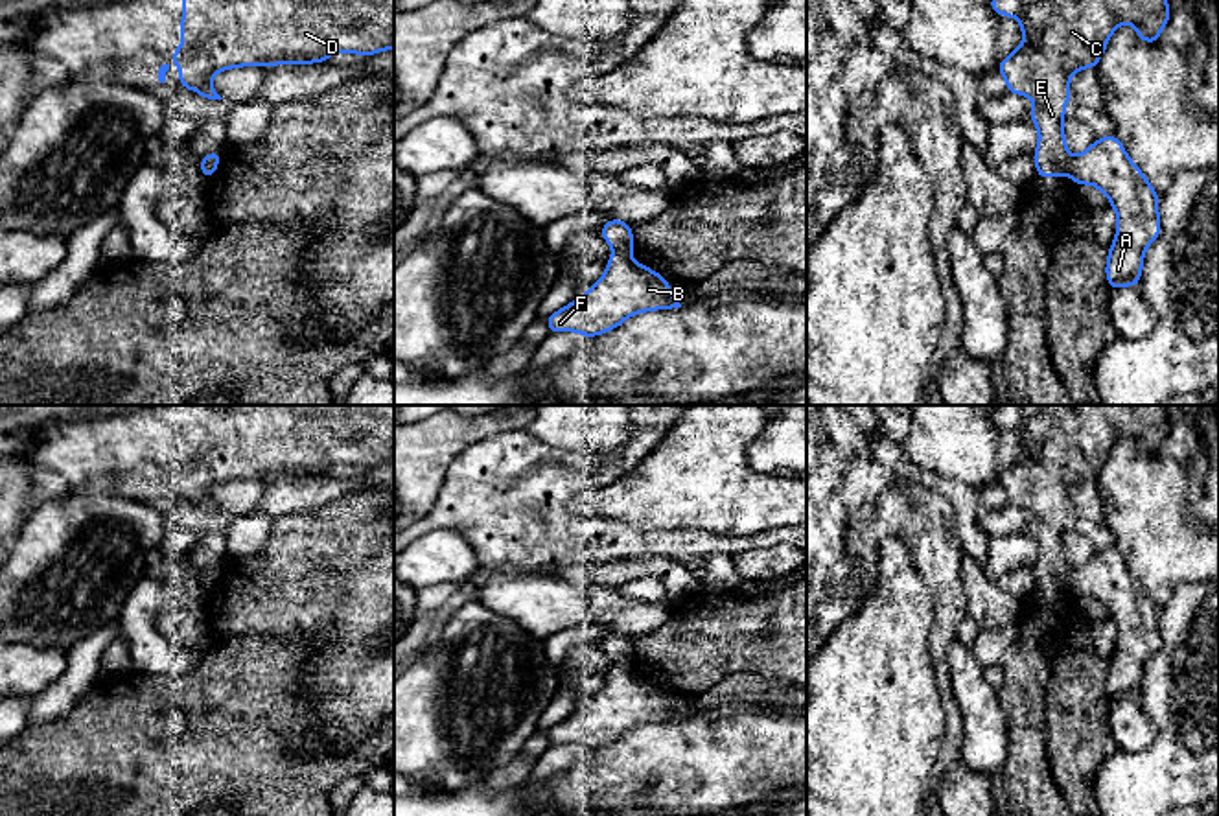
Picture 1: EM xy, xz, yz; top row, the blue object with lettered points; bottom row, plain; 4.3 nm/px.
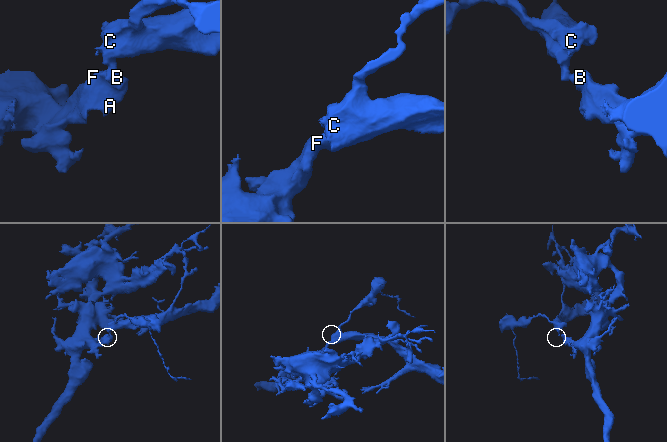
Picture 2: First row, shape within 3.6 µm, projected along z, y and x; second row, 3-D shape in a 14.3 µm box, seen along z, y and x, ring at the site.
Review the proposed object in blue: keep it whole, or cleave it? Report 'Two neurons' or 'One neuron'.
Two neurons

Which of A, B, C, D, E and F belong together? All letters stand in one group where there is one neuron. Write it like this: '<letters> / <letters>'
A B F / C D E

